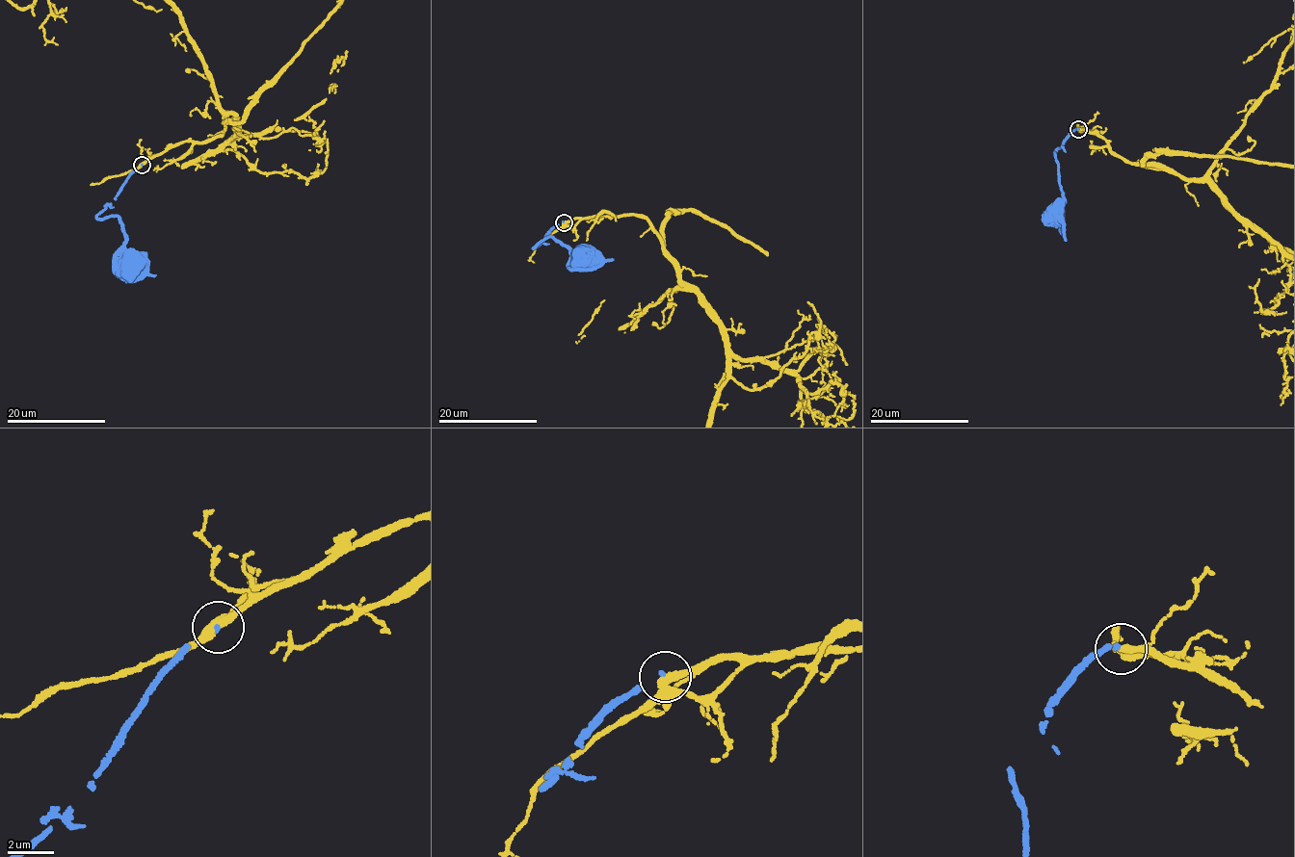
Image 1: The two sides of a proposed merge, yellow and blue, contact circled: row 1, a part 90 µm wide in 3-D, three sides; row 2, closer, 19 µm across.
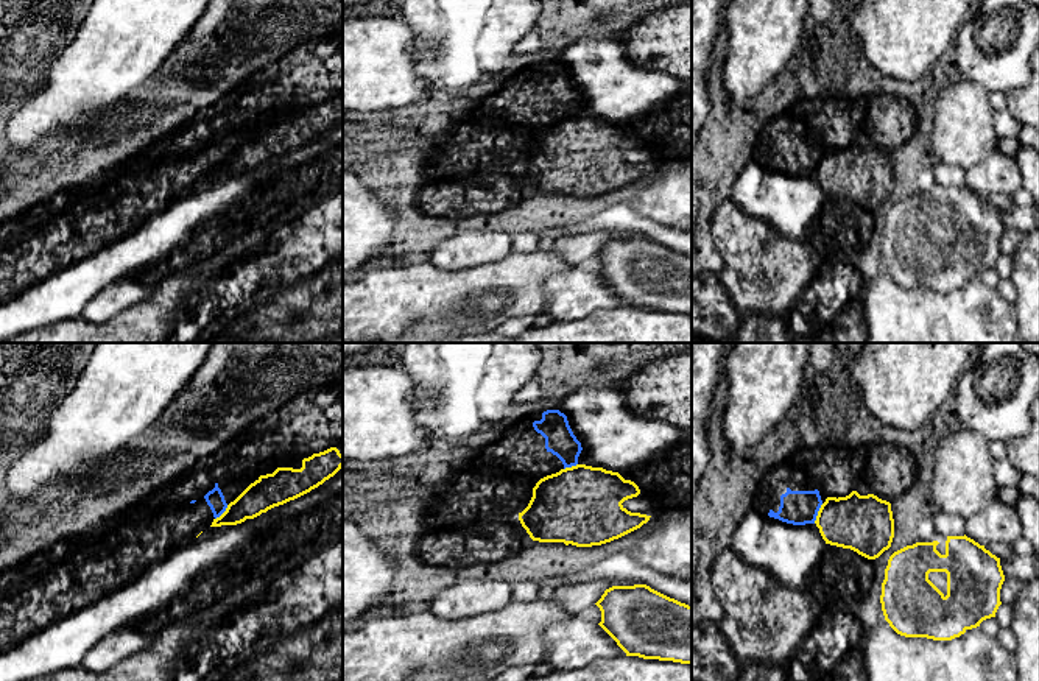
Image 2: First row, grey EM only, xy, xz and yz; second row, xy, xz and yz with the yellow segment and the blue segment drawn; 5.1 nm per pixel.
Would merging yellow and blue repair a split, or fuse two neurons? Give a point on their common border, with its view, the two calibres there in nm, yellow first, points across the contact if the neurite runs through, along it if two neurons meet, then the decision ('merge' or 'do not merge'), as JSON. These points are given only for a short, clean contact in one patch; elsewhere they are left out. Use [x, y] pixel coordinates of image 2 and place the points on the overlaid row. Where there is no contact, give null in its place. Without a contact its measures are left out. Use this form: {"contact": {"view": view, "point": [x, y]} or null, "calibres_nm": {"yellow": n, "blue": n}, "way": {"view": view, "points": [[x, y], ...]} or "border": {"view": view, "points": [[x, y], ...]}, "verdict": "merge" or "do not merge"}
{"contact": {"view": "yz", "point": [818, 513]}, "calibres_nm": {"yellow": 300, "blue": 180}, "border": {"view": "yz", "points": [[823, 504], [813, 522]]}, "verdict": "do not merge"}

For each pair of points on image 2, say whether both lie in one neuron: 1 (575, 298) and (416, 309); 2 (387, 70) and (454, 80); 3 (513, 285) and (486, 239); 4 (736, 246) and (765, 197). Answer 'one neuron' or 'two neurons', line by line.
1: two neurons
2: two neurons
3: two neurons
4: two neurons

